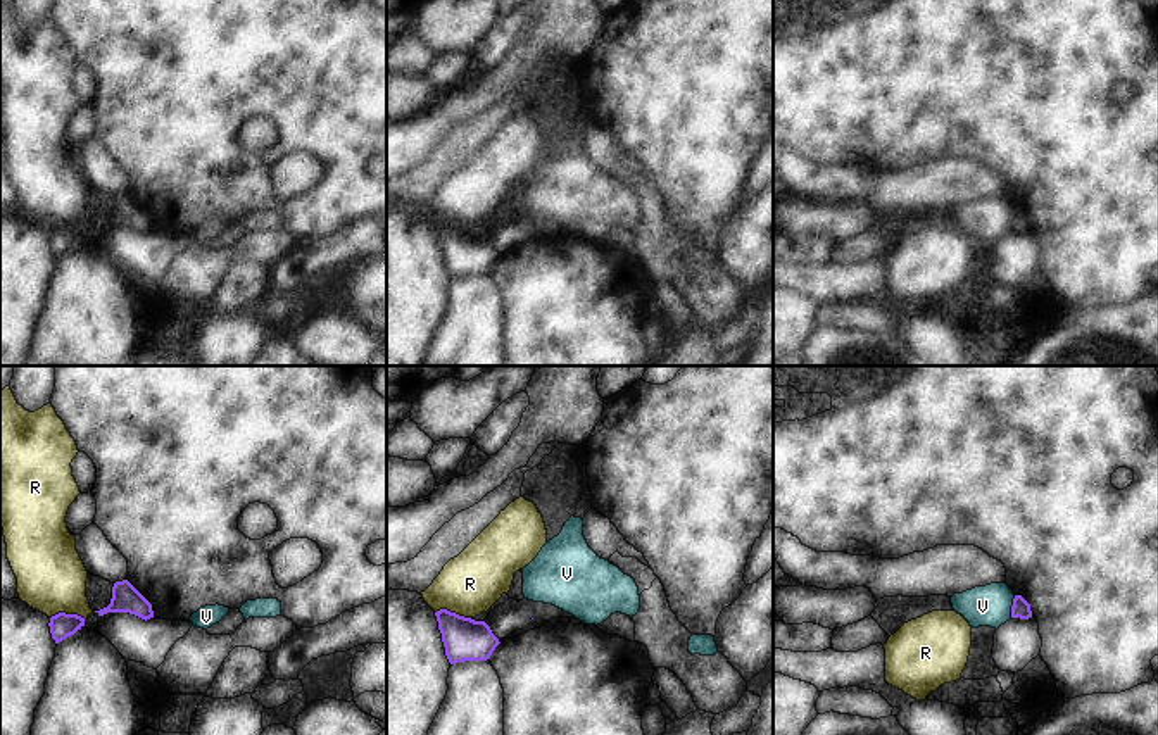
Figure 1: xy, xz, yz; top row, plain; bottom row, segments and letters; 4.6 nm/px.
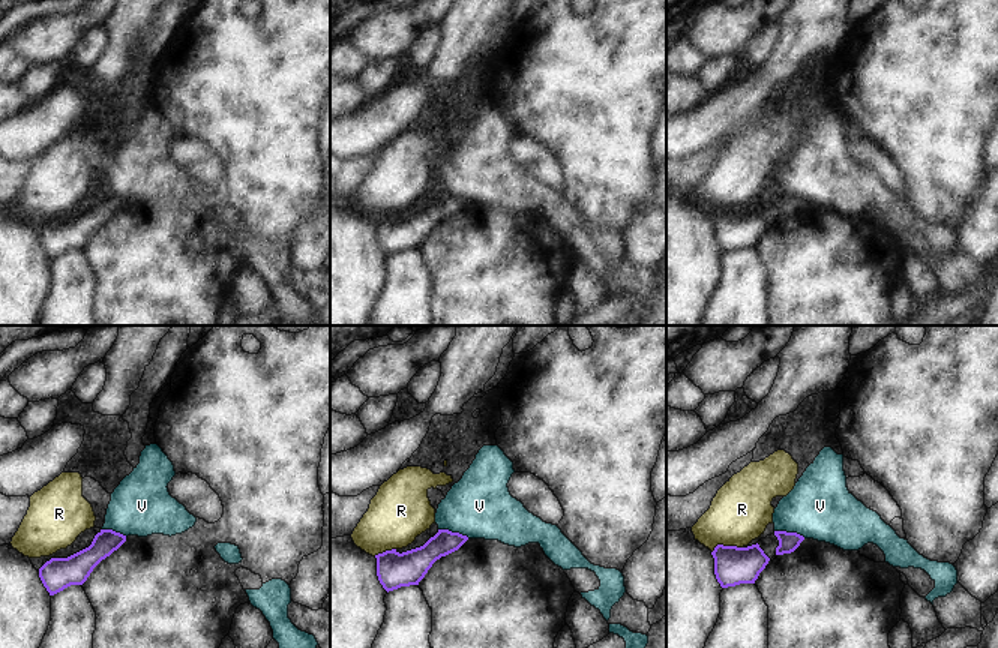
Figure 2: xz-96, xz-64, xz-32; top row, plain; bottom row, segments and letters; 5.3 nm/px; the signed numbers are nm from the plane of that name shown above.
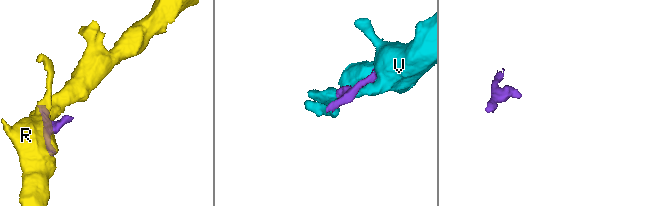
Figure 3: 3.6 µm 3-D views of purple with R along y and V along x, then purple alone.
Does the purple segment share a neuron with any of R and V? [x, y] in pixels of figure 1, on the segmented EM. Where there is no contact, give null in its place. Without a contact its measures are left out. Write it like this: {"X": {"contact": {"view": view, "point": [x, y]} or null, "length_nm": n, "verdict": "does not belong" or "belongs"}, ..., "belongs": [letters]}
{"R": {"contact": {"view": "xz", "point": [453, 613]}, "length_nm": 170, "verdict": "does not belong"}, "V": {"contact": {"view": "yz", "point": [1012, 606]}, "length_nm": 110, "verdict": "does not belong"}, "belongs": []}

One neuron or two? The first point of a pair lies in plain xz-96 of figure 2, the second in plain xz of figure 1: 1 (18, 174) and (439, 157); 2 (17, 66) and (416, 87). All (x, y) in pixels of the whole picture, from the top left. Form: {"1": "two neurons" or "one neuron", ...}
{"1": "one neuron", "2": "two neurons"}

